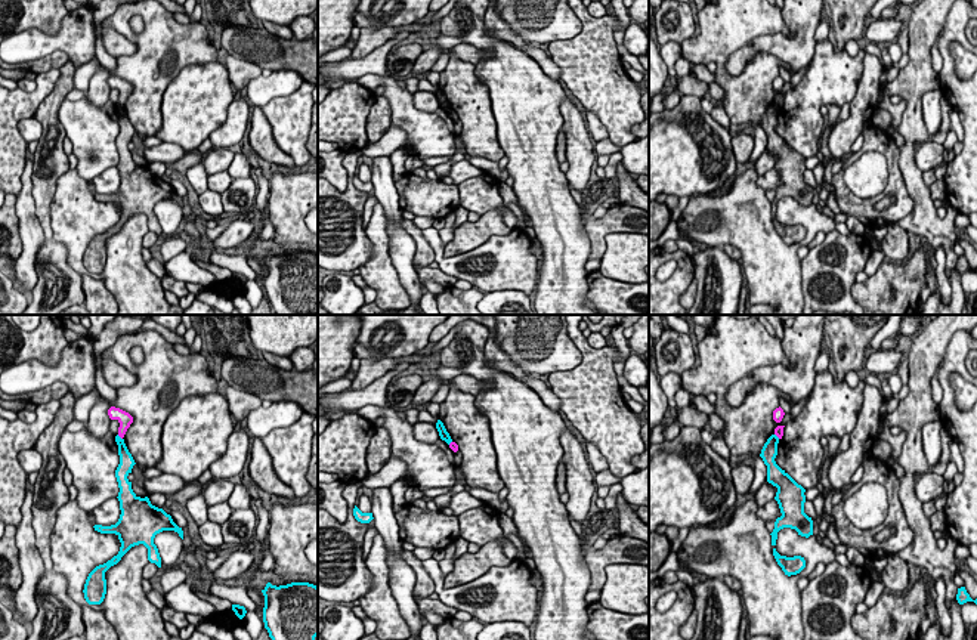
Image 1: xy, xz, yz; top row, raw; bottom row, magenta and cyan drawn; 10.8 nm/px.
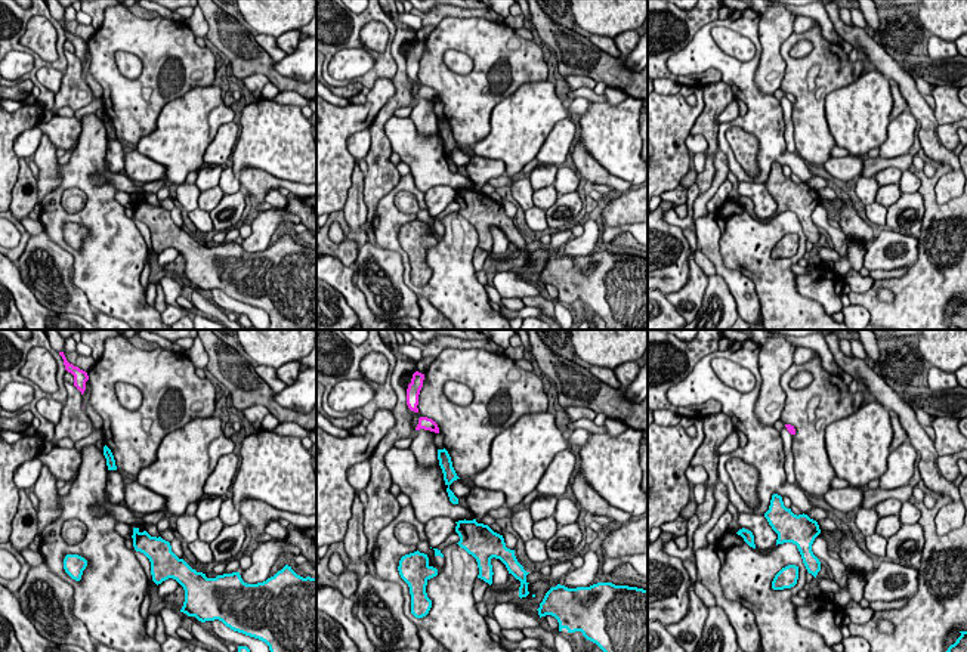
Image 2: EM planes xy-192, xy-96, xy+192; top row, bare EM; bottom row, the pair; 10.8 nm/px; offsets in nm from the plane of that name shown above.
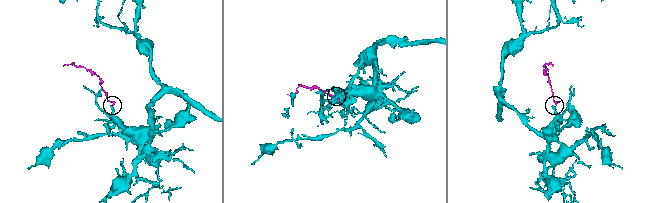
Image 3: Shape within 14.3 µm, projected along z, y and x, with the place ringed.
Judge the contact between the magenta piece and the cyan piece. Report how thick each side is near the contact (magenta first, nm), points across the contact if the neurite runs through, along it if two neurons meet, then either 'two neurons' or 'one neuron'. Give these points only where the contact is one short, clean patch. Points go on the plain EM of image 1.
160 nm thick on the magenta side, 140 nm on the other; border along xy (117, 104), (121, 108); two neurons

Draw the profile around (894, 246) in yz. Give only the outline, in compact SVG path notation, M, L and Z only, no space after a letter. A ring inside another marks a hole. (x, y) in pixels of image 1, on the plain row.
M899 223L887 225L887 235L876 242L881 253L891 262L906 262L909 256L909 235Z

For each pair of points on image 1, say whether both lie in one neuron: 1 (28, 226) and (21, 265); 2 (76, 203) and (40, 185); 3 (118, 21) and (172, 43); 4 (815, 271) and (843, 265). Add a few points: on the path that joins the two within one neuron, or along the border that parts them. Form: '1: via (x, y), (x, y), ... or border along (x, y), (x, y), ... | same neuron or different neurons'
1: via (28, 235), (28, 256) | same neuron
2: border along (70, 169), (56, 182), (50, 203), (49, 225) | different neurons
3: via (130, 34), (139, 40), (158, 43) | same neuron
4: via (822, 271), (828, 271), (835, 265) | same neuron

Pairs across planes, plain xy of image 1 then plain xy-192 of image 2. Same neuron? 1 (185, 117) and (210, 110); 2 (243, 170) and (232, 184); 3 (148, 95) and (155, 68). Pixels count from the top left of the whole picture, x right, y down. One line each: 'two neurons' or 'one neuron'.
1: one neuron
2: one neuron
3: one neuron

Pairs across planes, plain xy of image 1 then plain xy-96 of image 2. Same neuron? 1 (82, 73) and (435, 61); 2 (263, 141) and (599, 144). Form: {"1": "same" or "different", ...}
{"1": "same", "2": "different"}

